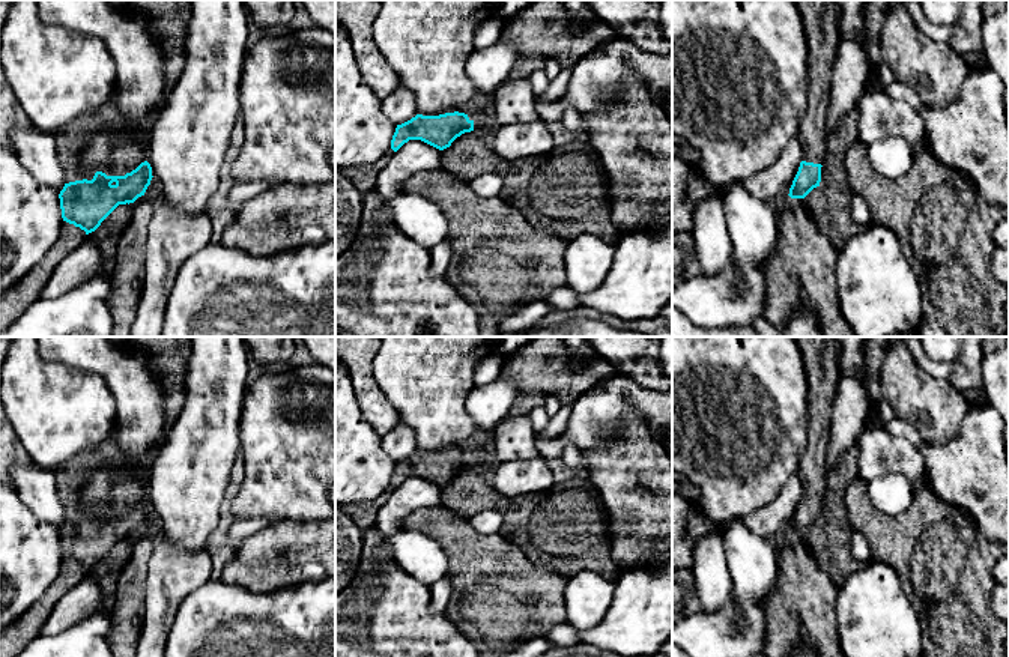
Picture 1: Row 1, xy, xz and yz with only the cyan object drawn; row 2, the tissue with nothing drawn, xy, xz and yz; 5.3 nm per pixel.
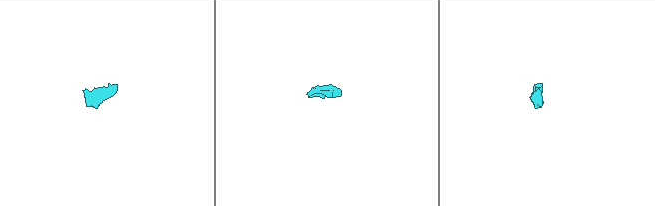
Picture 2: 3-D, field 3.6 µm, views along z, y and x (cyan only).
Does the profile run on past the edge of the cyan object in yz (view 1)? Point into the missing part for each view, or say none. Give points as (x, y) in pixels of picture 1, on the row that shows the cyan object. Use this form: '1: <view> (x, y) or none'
1: yz (818, 17)

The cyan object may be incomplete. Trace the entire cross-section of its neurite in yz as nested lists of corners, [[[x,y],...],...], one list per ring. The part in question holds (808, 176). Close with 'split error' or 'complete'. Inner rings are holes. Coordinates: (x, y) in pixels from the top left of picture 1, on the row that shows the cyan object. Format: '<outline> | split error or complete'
[[[833,0],[794,2],[806,32],[809,77],[806,111],[797,134],[803,149],[803,161],[788,195],[791,198],[804,198],[814,188],[820,186],[821,167],[827,153],[826,116],[836,44],[836,9]]] | split error

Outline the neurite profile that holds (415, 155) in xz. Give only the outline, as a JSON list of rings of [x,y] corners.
[[[421,141],[405,143],[376,176],[376,191],[386,198],[401,192],[401,185],[420,171],[442,168],[442,150]]]

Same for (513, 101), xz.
[[[529,78],[505,80],[490,96],[493,104],[489,117],[493,123],[493,129],[540,119],[537,96],[532,92]]]

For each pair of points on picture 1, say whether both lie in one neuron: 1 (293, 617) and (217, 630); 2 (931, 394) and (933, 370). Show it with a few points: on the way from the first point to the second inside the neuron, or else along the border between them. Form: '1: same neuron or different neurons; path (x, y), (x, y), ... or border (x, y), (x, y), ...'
1: same neuron; path (274, 630), (236, 630)
2: different neurons; border (909, 352), (924, 372), (948, 381)

